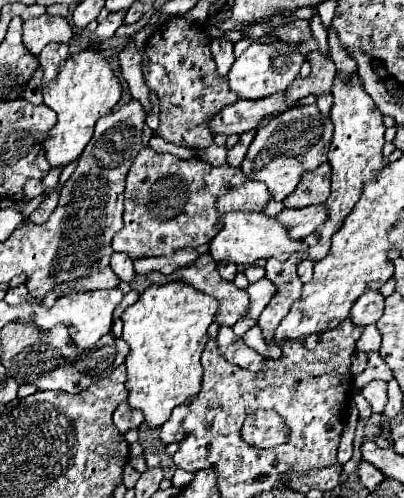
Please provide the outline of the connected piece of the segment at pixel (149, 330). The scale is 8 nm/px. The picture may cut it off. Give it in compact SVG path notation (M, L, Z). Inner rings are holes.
M169 282L163 286L149 286L135 304L131 304L121 320L123 320L123 340L129 344L129 354L125 358L127 368L127 404L135 410L141 410L145 416L145 424L149 428L159 428L165 420L169 420L175 406L181 406L195 398L201 388L201 352L207 344L207 326L213 322L219 302L189 284L183 282Z

